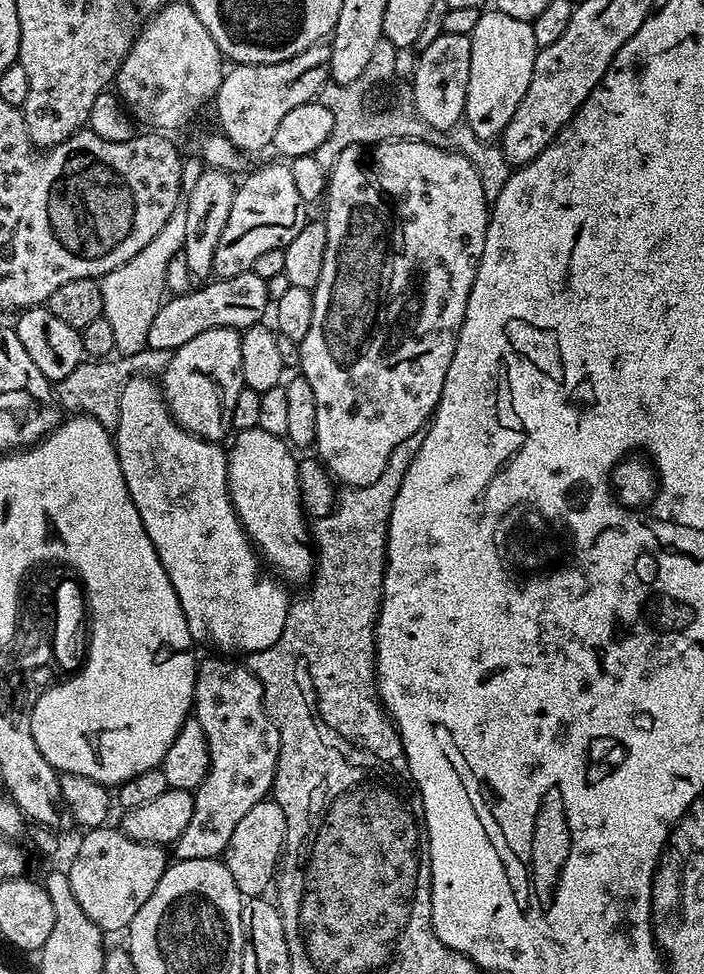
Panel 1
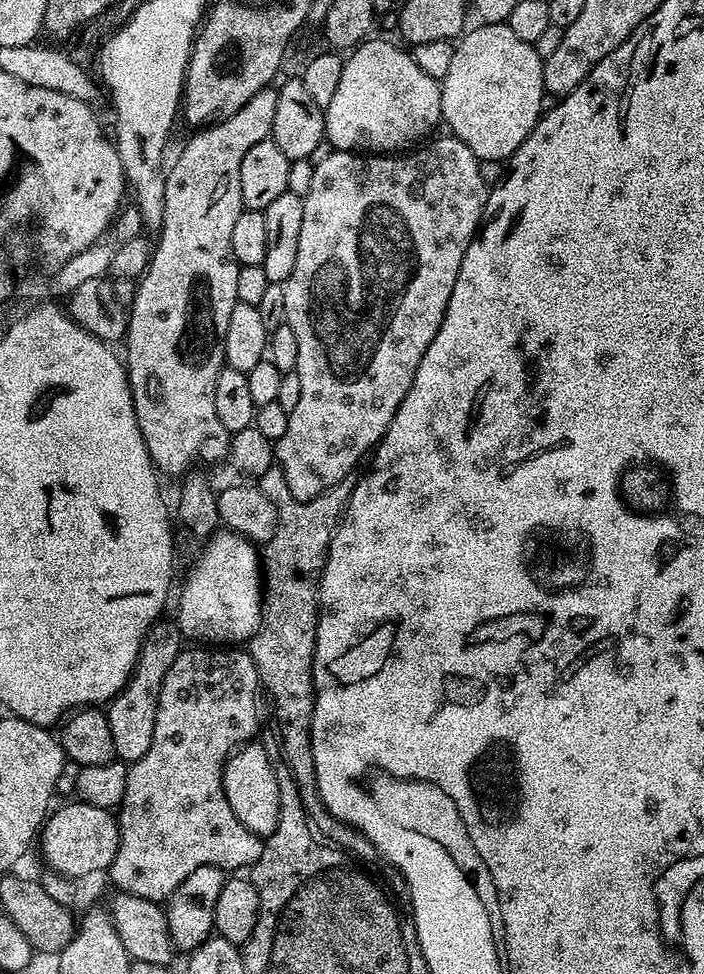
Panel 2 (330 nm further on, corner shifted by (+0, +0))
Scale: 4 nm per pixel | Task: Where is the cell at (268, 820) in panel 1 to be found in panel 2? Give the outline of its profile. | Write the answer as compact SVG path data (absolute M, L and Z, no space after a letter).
M262 743L241 744L229 756L224 764L224 793L226 802L230 802L230 810L238 814L238 822L242 822L246 830L250 830L255 836L261 838L274 834L280 814L279 788L274 766Z

